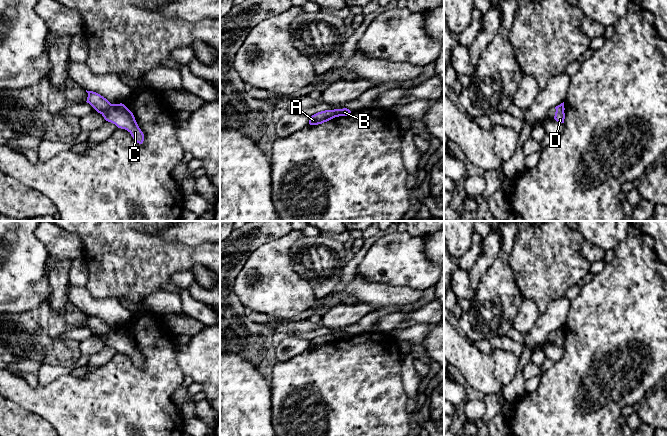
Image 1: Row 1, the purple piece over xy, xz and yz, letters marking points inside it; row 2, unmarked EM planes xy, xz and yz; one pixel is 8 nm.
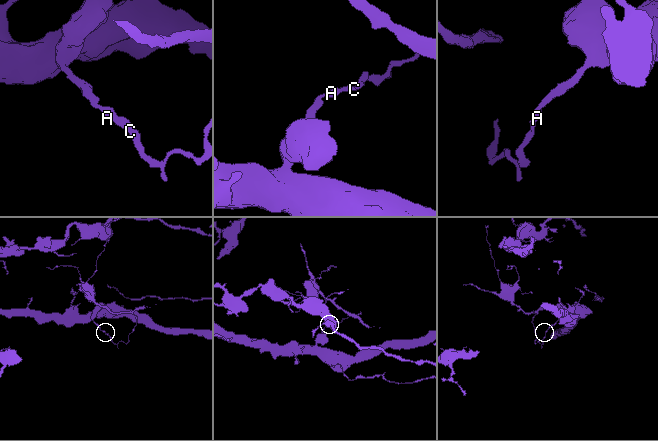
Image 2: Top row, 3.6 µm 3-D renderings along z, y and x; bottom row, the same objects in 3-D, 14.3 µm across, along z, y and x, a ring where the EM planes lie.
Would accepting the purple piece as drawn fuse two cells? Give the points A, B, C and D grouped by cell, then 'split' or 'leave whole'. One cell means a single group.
groups A / B C D; split

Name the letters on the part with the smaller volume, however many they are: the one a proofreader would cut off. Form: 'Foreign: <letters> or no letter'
Foreign: B, C, D

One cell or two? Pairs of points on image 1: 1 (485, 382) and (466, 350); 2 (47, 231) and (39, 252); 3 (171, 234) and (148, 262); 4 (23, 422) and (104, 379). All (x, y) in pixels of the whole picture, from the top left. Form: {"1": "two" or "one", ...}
{"1": "one", "2": "two", "3": "two", "4": "two"}

